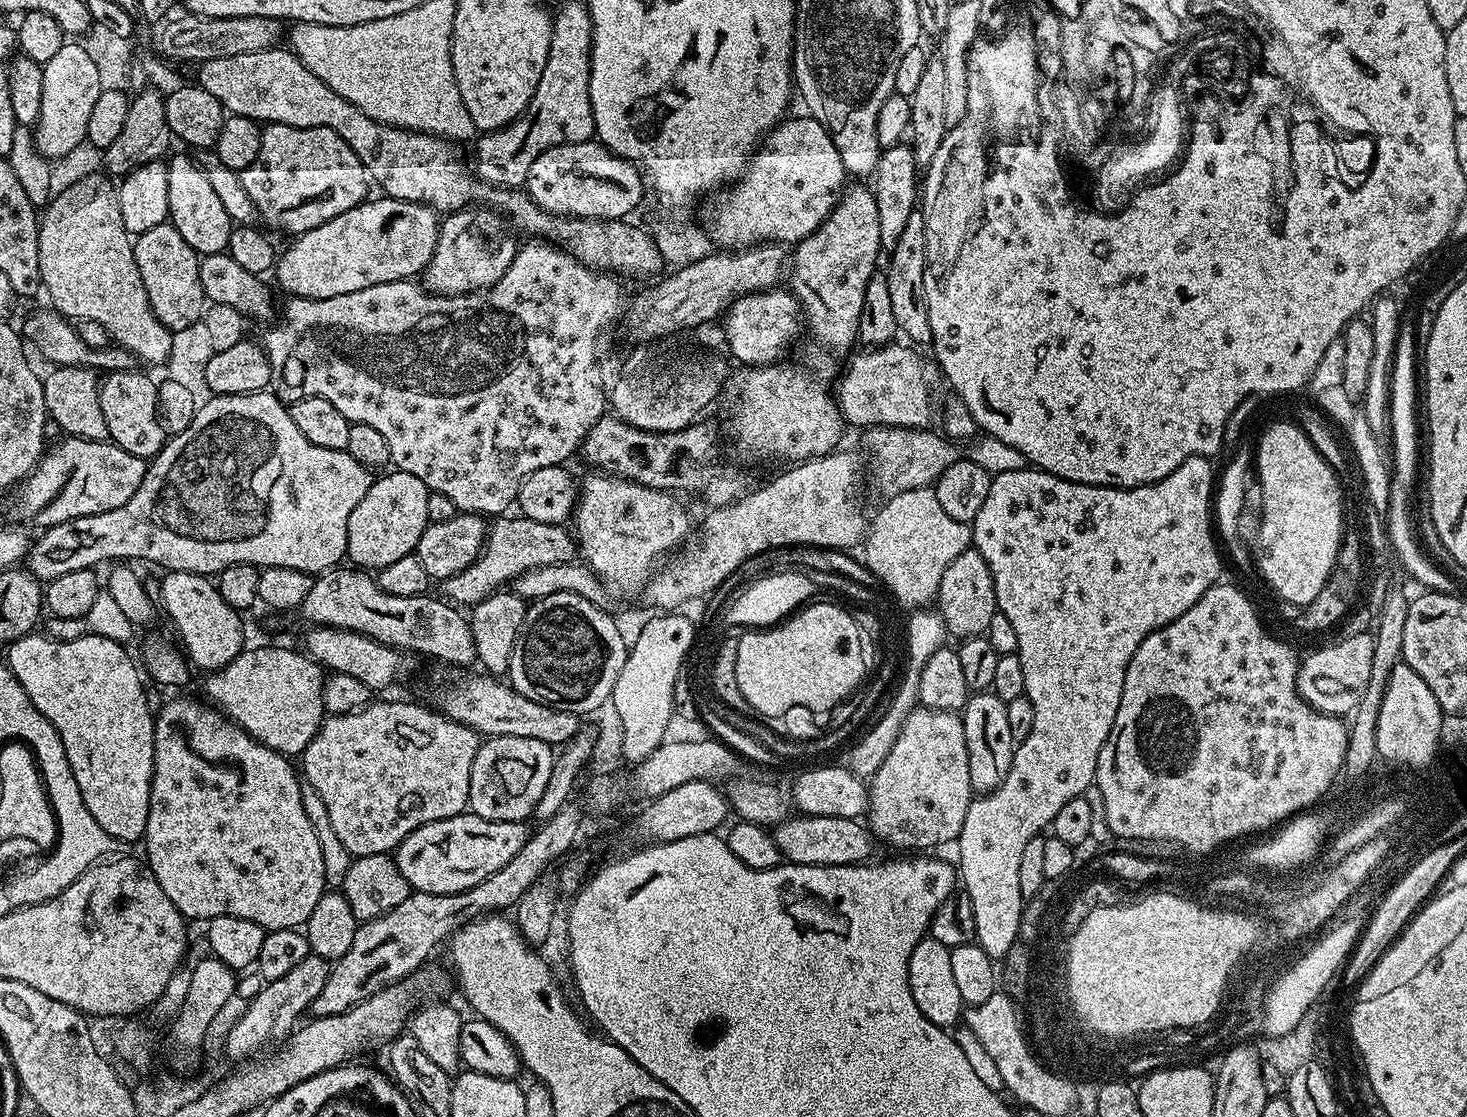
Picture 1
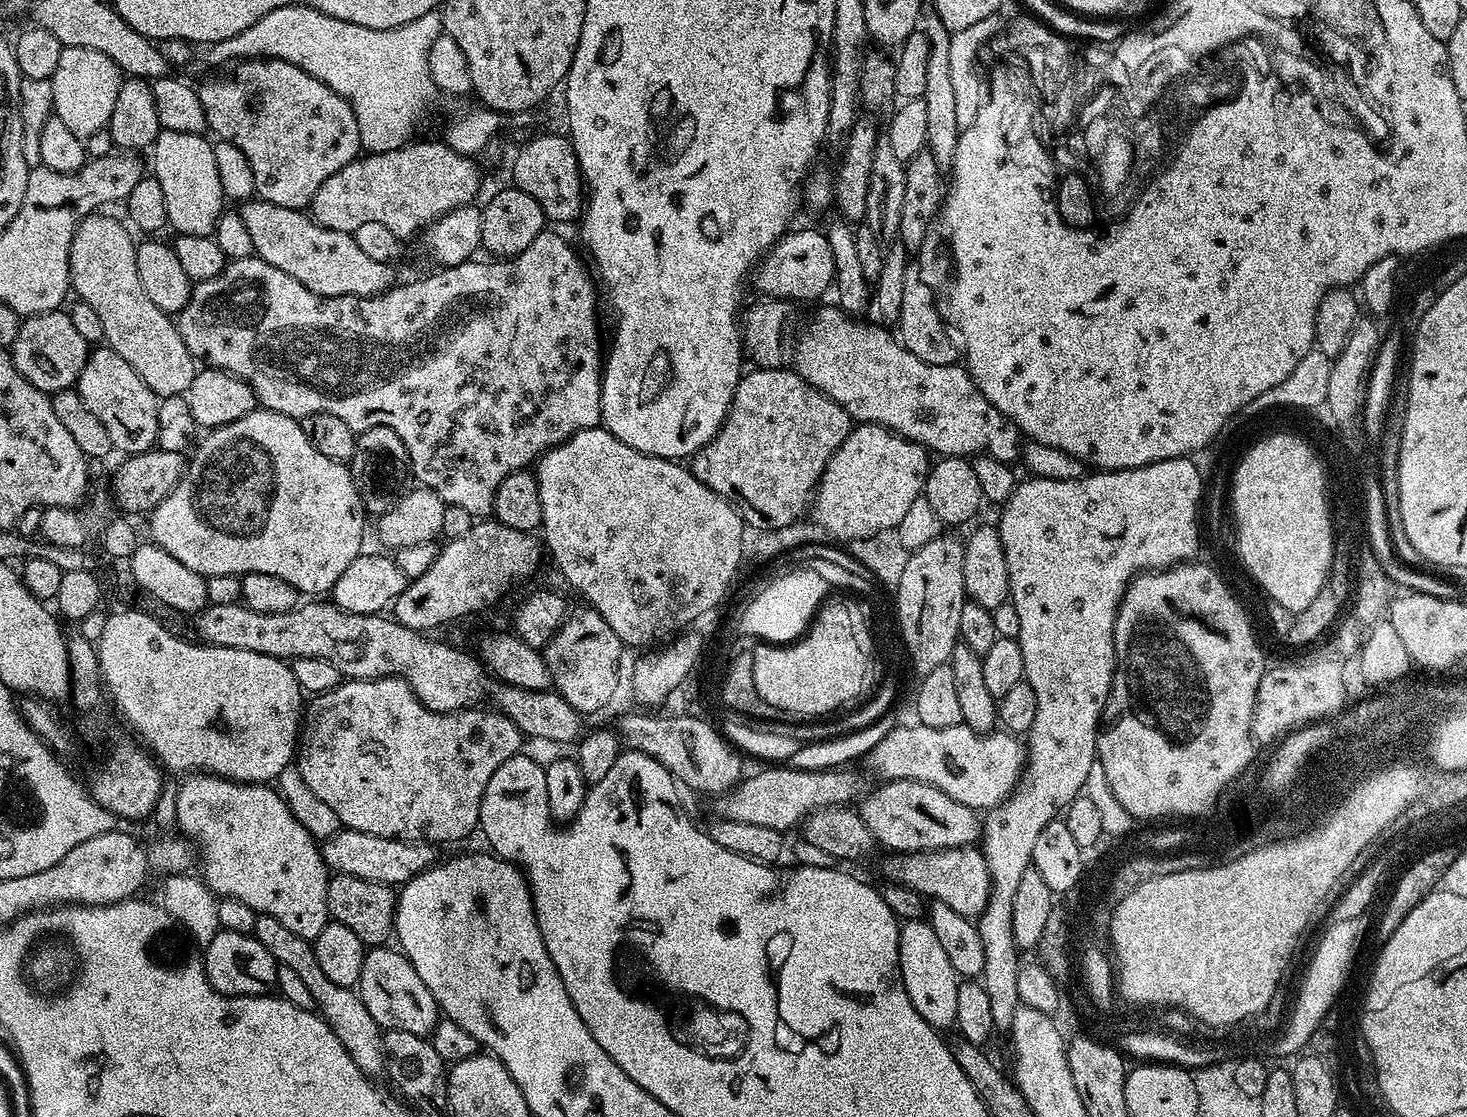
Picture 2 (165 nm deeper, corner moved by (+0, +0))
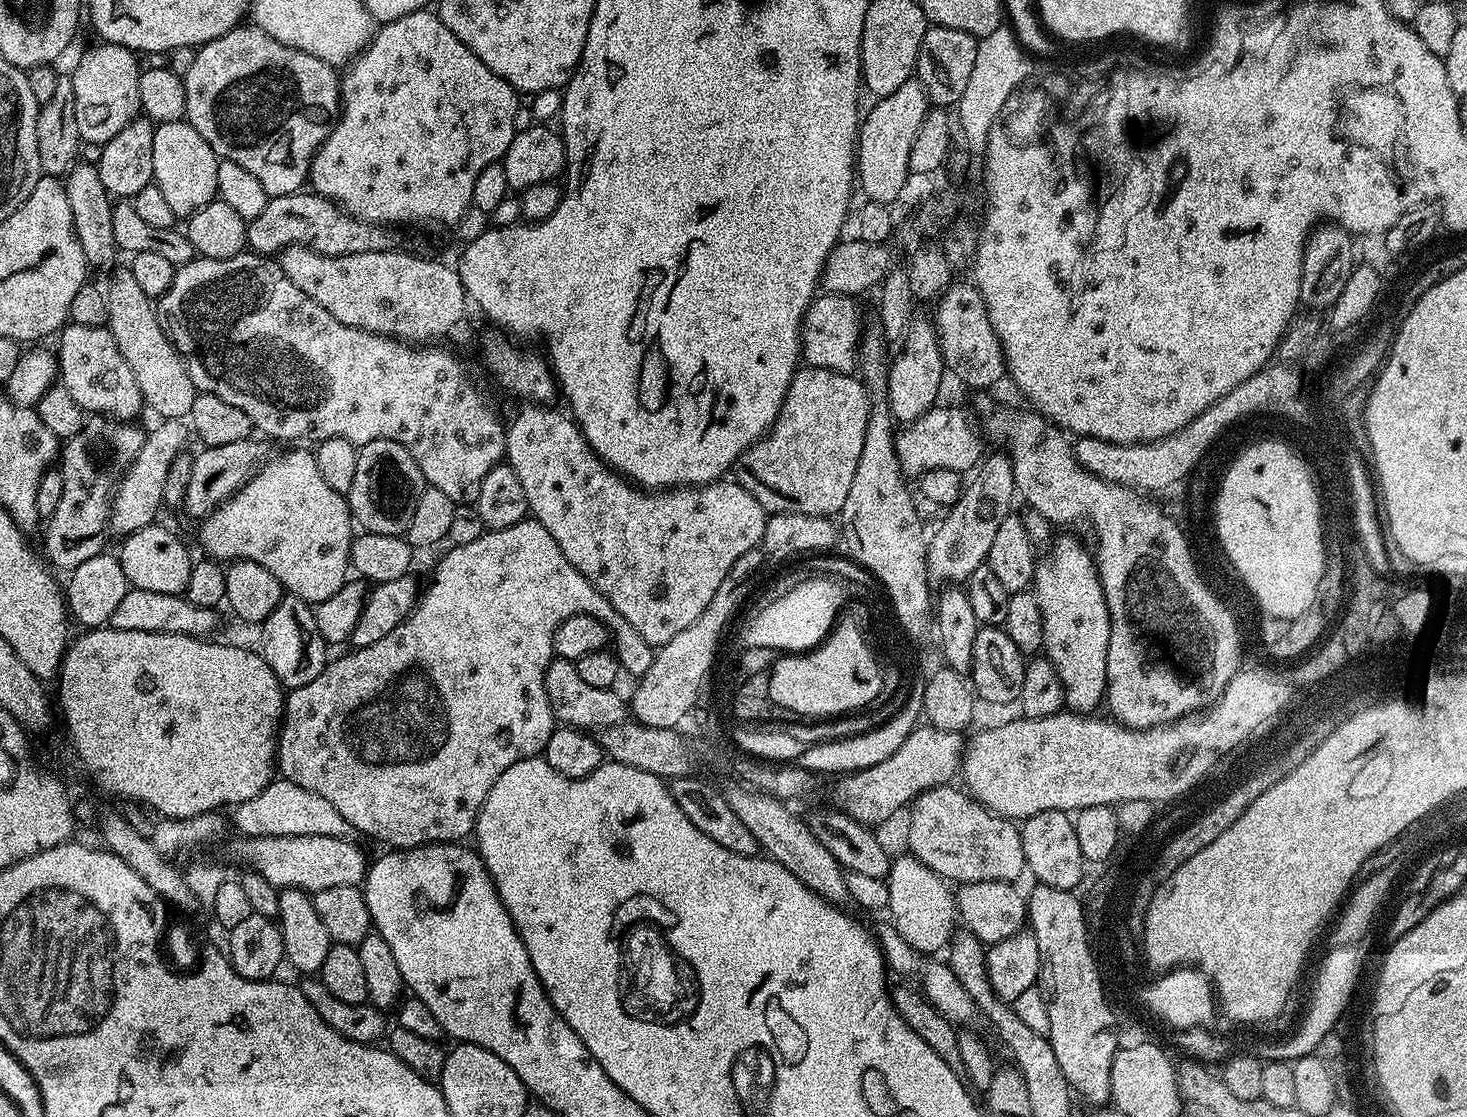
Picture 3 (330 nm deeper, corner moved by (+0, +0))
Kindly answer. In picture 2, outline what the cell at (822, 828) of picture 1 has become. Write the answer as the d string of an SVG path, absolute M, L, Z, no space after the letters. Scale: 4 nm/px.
M979 847L947 848L937 852L906 852L888 854L884 860L884 872L893 884L912 888L929 901L937 900L969 918L978 918L984 912L990 898L992 883L983 851Z

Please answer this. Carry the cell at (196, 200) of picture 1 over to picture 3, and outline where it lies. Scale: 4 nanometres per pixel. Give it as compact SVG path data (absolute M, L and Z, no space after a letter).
M184 120L157 124L153 136L153 181L158 190L162 190L170 210L174 210L177 218L192 216L202 210L202 206L217 199L218 166L221 159L210 146L210 142L206 142L206 138L202 138L202 134L198 134L192 124Z

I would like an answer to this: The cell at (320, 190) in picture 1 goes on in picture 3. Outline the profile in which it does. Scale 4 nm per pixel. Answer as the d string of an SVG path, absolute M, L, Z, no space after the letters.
M244 27L232 28L226 34L214 38L209 44L201 44L195 49L194 55L196 57L189 62L188 69L183 69L182 72L184 85L186 86L186 120L187 123L194 126L194 130L198 130L198 134L202 134L202 138L206 138L206 142L210 142L210 146L216 151L216 155L221 160L238 162L238 166L250 170L250 174L254 174L254 178L258 178L258 182L262 182L262 190L266 190L269 198L294 194L305 187L314 154L330 134L330 130L340 114L341 77L338 75L337 69L331 64L322 62L322 58L314 58L314 54L294 50L290 46L270 38L270 34L266 34L258 27Z

